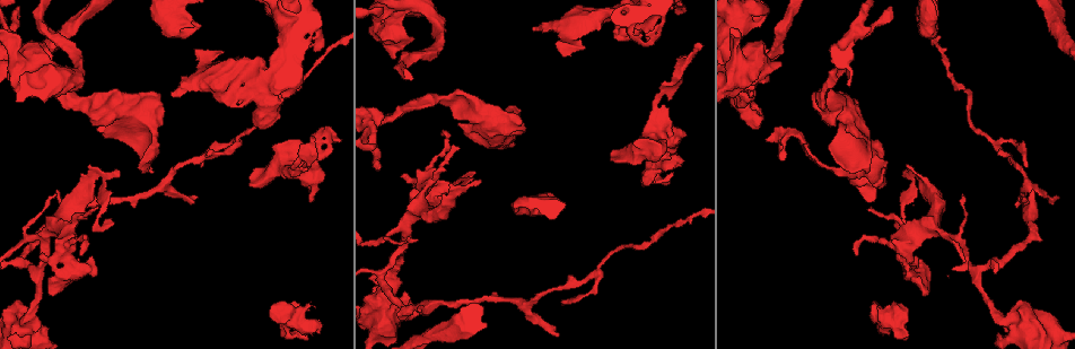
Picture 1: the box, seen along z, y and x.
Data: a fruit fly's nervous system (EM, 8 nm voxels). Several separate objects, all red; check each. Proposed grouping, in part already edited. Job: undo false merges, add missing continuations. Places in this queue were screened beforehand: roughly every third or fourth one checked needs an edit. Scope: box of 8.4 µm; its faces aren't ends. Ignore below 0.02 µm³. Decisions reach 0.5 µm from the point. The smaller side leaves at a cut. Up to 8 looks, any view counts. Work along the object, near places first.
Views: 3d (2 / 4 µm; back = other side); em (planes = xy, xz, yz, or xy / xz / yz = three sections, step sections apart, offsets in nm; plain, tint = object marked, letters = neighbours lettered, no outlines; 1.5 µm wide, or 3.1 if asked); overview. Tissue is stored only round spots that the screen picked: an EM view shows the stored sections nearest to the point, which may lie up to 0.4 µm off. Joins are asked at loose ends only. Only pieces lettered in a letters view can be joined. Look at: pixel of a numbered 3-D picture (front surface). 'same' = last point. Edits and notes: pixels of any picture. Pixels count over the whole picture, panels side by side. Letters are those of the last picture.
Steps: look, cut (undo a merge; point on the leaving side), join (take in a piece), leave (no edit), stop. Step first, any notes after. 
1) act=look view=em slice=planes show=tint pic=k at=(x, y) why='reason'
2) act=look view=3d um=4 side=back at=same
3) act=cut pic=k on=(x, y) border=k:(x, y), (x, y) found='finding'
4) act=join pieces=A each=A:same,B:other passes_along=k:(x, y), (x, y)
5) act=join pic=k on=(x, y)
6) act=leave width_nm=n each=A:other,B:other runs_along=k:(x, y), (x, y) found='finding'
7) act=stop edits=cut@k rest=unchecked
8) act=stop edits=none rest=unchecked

act=look view=em slice=planes show=letters pic=1 at=(925, 291) why='an open end'

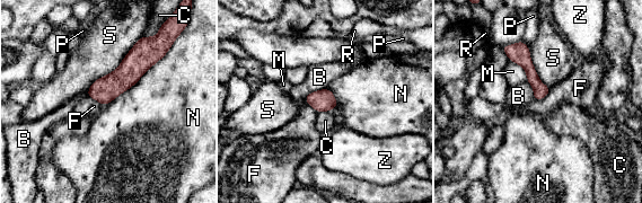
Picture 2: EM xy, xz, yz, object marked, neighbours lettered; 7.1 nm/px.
act=leave longest_contact=N:650nm each=B:other,C:other,F:other,M:other,N:other,P:other,R:other,S:other,Z:other border=2:(159, 31), (152, 36), (142, 35) found='no lettered piece goes on from it'

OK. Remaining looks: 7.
act=look view=3d um=4 side=back pic=1 at=(172, 25) why='thick turns thin'

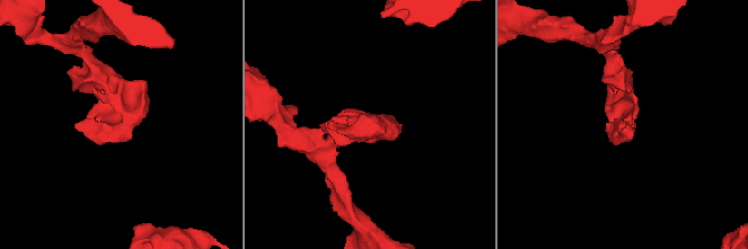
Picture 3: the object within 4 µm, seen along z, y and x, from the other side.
act=look view=em slice=planes show=letters pic=3 at=(373, 125)

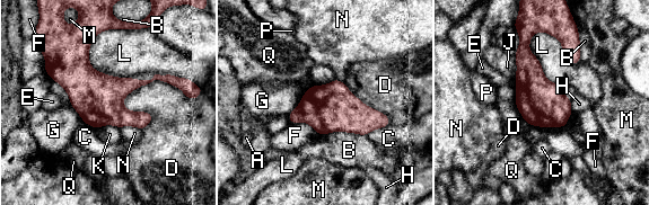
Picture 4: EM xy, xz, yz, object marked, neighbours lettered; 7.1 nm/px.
act=leave longest_contact=L:440nm each=A:other,B:other,C:other,D:other,E:other,F:other,G:other,H:other,J:other,K:other,L:other,M:other,N:other,P:other,Q:other found='one neuron here'

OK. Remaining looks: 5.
act=look view=em slice=yz step=4 show=letters pic=1 at=(415, 242) why='thin end'

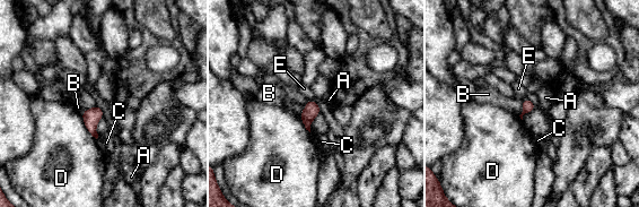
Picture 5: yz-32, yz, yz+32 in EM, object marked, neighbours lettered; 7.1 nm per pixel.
act=look view=em slice=xz step=8 show=letters at=same why='another direction'

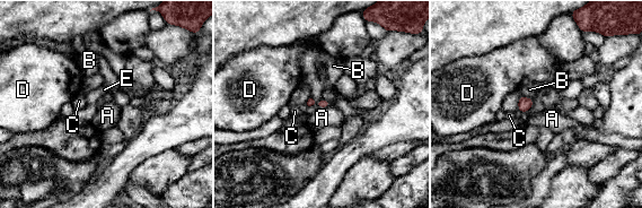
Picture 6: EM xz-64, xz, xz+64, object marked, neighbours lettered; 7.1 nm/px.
act=leave each=A:other,B:other,C:other,D:other,E:other border=6:(331, 105), (318, 109) found='no lettered piece goes on from it'

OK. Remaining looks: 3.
act=stop edits=none rest=unchecked

